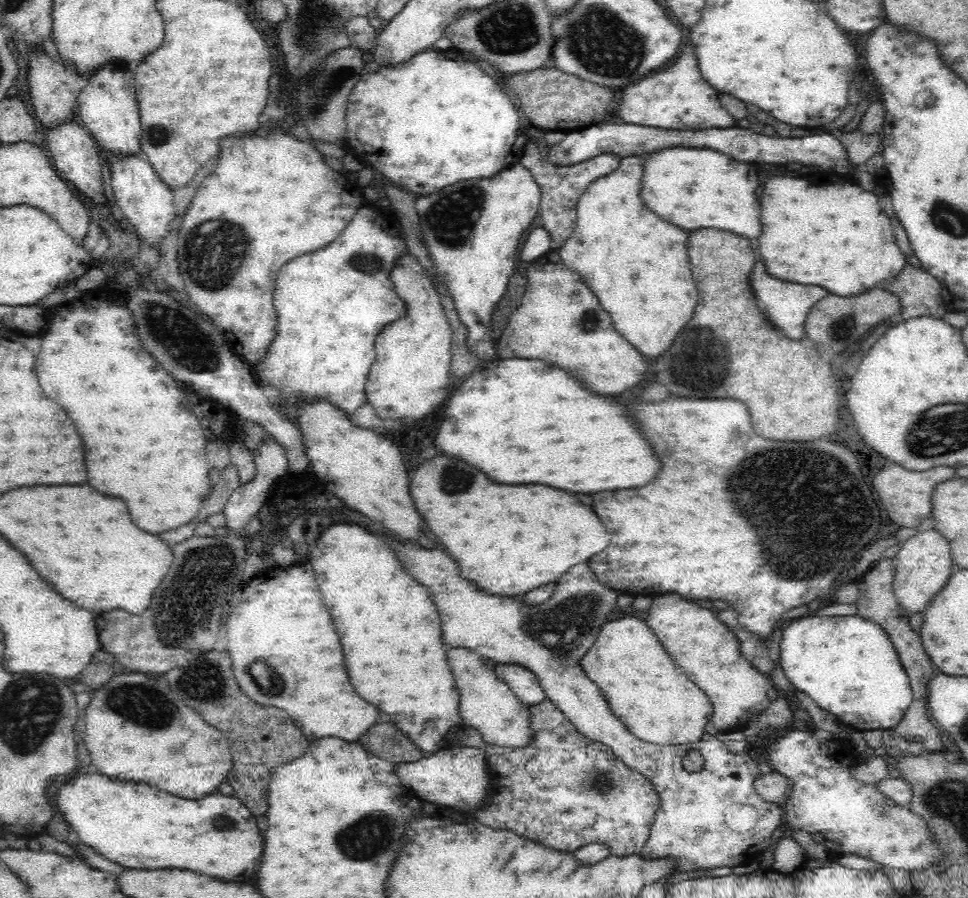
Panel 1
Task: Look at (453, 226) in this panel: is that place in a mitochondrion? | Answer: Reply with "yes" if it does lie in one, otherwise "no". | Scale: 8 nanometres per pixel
yes

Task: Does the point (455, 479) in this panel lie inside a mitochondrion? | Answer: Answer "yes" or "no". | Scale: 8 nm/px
yes

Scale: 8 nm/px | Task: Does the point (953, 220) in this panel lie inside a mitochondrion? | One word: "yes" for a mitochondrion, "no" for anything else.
yes

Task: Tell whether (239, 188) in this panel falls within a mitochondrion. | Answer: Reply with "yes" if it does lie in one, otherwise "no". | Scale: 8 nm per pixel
no

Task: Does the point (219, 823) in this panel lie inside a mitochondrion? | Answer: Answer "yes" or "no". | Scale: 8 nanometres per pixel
yes

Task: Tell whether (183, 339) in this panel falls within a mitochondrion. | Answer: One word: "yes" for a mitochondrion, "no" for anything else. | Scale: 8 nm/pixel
yes

